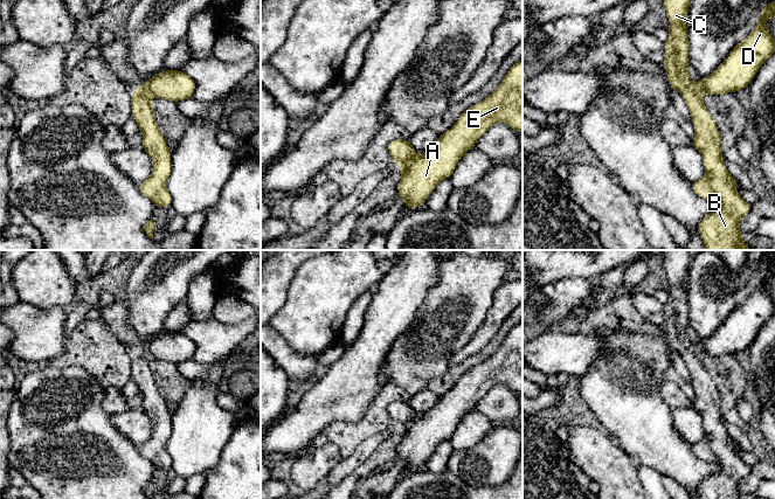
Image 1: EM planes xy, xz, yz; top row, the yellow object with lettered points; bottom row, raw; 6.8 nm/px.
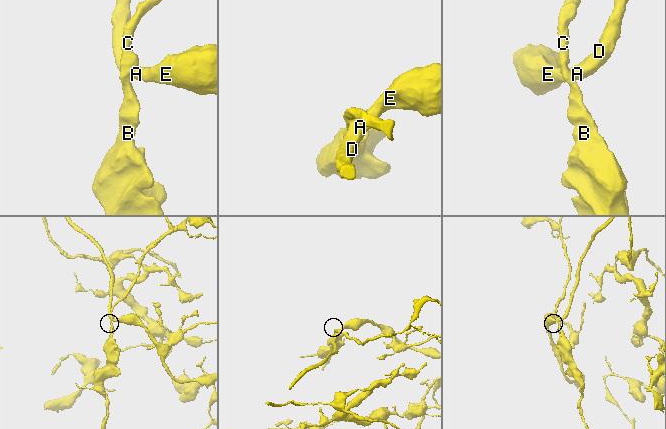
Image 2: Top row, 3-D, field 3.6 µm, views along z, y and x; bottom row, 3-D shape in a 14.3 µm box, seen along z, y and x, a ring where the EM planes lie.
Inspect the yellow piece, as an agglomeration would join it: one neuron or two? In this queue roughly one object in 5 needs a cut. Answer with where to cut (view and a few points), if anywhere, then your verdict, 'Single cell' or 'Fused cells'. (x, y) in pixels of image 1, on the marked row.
No split. Single cell

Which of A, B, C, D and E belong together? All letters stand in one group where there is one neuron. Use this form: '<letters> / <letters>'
A B C D E

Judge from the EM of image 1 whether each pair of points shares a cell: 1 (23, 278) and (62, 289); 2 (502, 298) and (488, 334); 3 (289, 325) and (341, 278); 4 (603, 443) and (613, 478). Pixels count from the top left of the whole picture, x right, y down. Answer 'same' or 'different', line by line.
1: same
2: same
3: same
4: same

